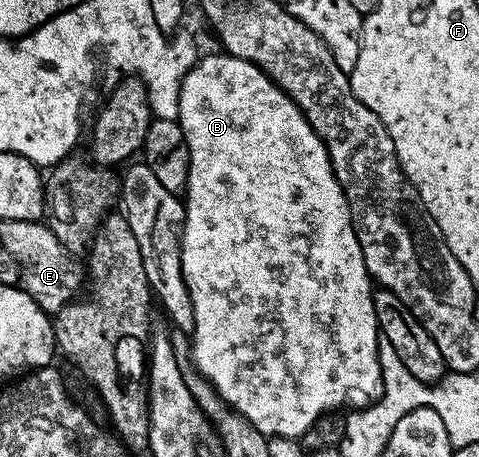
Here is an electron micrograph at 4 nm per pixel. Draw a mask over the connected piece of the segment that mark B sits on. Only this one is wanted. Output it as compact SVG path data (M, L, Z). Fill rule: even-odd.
M221 54L222 56L206 56L203 55L197 64L190 67L190 72L182 79L182 89L178 95L178 114L177 122L182 128L184 134L184 142L188 146L188 182L184 193L184 207L186 216L180 225L180 262L182 263L182 273L184 274L184 282L186 289L190 295L192 302L192 318L194 326L192 329L192 339L190 340L190 355L192 357L193 367L203 376L212 387L218 391L218 397L223 402L229 404L235 412L243 416L246 421L251 424L257 432L261 432L263 436L269 438L272 436L293 436L301 438L312 426L312 422L316 422L316 418L325 416L328 412L342 410L342 407L353 410L364 408L367 405L378 401L382 394L382 376L381 366L378 361L378 319L376 318L376 310L374 309L374 292L372 291L372 281L370 274L366 270L364 262L364 254L360 250L360 242L356 238L356 230L352 222L352 214L348 210L348 202L344 190L340 186L340 182L336 178L336 174L332 170L332 162L328 150L324 146L322 139L316 134L316 130L312 130L310 123L304 118L304 114L292 102L292 98L288 98L288 94L278 87L270 75L264 70L260 70L252 62L241 60L229 54Z

